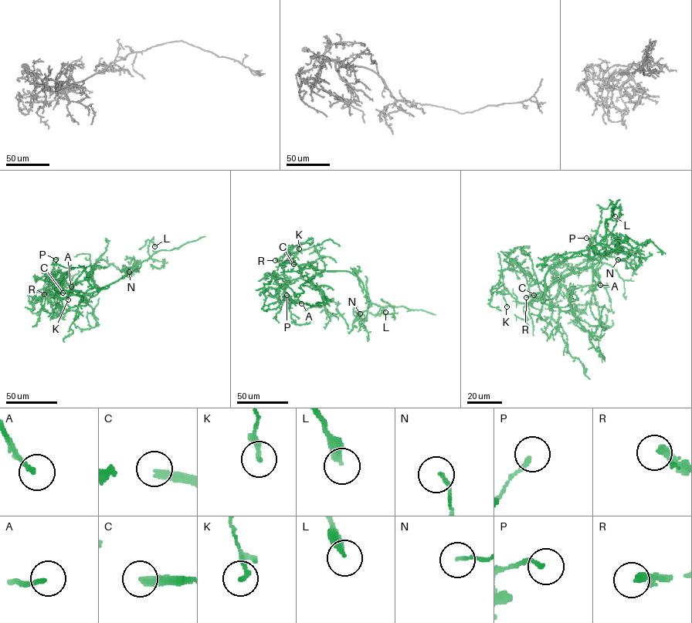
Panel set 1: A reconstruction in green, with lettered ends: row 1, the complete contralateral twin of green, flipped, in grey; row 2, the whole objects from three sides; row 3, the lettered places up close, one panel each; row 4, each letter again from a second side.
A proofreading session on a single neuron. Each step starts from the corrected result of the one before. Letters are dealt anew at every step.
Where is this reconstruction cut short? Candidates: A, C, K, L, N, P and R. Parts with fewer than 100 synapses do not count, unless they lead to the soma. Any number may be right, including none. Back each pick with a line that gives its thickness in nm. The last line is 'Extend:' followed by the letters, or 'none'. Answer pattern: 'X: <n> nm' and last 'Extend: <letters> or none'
R: 320 nm
Extend: R

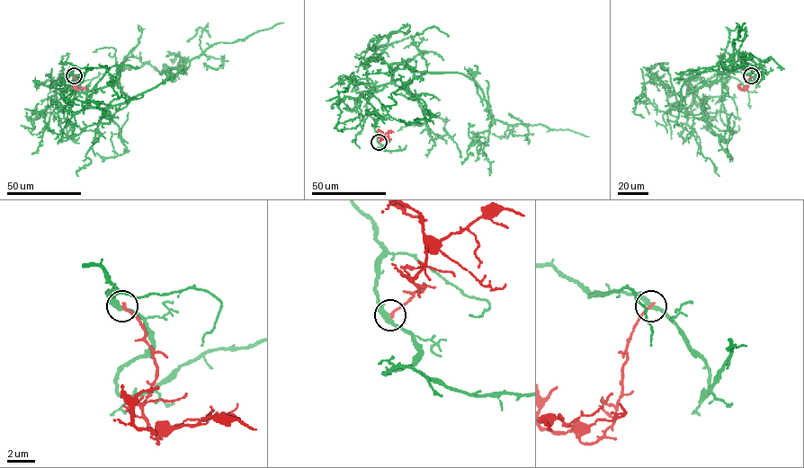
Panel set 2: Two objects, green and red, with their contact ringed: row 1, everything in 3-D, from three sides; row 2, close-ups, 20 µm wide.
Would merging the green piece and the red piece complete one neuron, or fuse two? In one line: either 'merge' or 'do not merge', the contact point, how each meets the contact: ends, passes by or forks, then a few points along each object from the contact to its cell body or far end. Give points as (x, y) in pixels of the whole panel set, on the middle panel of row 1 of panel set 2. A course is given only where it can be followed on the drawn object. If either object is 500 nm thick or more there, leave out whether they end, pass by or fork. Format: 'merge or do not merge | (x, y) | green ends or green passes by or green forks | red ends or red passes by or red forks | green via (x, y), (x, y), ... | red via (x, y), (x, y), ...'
do not merge | (379, 142) | green passes by | red ends | green via (379, 142), (367, 98), (390, 82), (397, 63), (464, 75), (481, 90), (495, 119), (588, 136) | red via (379, 142), (382, 135), (393, 131)

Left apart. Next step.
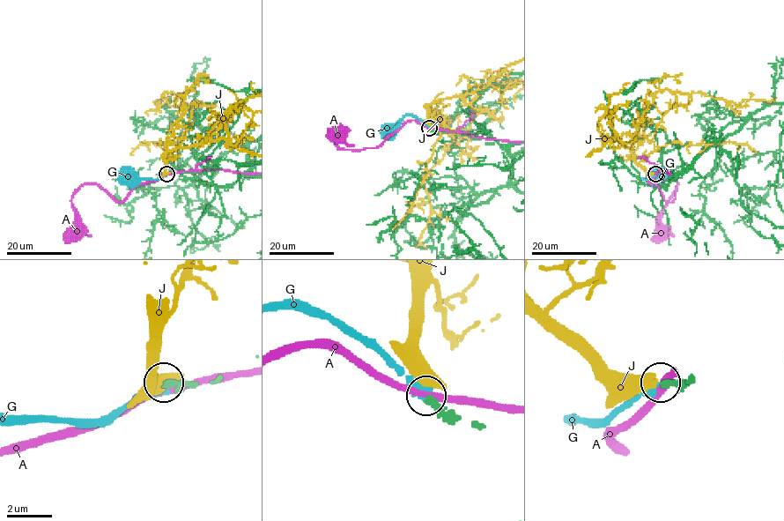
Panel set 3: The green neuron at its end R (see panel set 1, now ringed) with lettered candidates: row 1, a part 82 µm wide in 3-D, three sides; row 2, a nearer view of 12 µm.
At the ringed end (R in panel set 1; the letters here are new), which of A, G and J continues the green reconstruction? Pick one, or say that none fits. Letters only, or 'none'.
G

